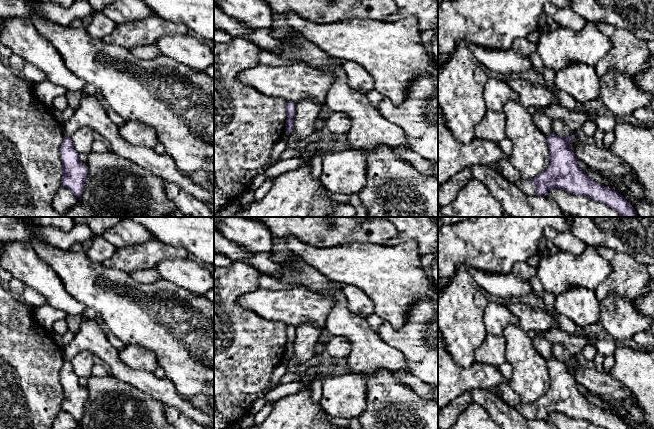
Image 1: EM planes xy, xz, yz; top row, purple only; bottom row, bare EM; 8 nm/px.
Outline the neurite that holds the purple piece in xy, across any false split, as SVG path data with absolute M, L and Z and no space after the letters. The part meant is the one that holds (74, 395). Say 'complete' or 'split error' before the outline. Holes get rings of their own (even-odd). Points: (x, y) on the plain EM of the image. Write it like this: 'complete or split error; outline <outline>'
complete; outline M63 361L60 371L62 386L61 410L69 413L76 421L80 422L84 415L84 407L88 397L86 388L82 387L75 374L71 361Z

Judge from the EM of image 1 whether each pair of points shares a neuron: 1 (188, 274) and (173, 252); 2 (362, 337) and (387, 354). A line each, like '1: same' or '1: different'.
1: different
2: same

